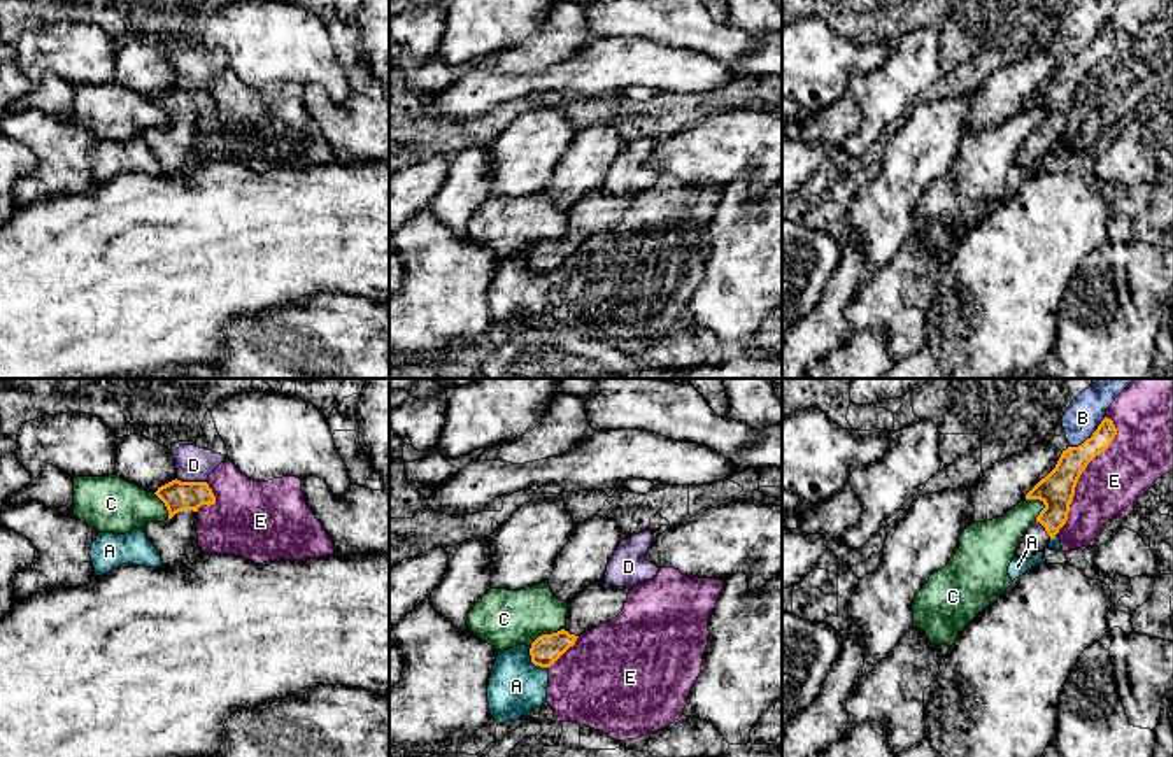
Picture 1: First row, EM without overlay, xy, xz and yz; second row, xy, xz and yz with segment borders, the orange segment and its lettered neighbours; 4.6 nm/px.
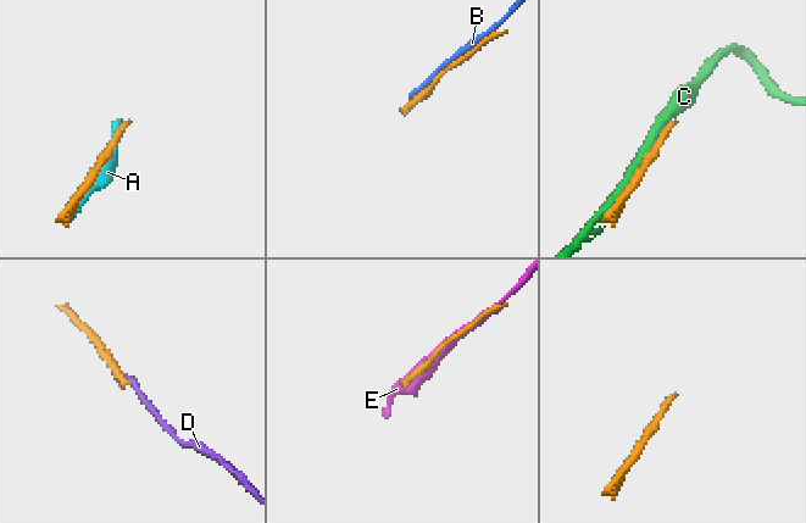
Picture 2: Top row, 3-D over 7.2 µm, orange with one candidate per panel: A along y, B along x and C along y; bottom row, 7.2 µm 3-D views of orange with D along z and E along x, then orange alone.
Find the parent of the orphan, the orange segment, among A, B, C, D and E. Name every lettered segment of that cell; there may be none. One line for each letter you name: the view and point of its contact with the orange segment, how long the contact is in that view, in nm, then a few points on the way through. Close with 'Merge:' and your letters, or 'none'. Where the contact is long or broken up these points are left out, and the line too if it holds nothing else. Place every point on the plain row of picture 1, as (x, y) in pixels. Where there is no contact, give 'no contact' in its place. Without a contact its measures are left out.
Merge: none

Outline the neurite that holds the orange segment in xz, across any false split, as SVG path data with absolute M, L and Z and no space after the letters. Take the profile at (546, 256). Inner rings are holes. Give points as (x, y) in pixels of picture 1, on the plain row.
M603 187L586 195L568 210L566 233L552 242L538 244L530 256L531 270L540 275L551 275L577 245L600 231L615 226L633 195L612 195Z

